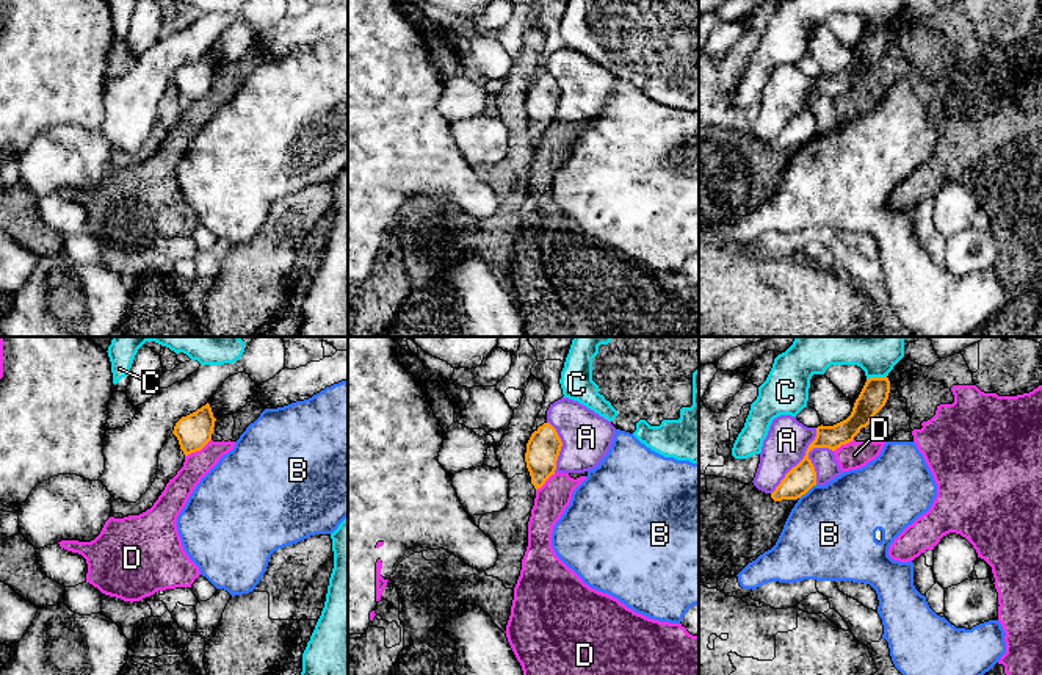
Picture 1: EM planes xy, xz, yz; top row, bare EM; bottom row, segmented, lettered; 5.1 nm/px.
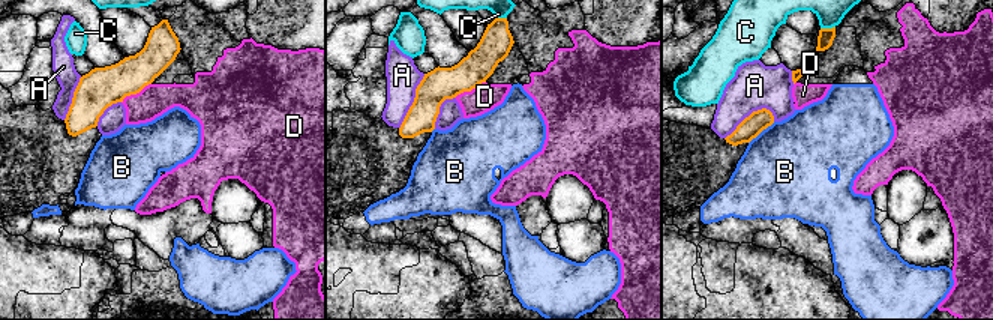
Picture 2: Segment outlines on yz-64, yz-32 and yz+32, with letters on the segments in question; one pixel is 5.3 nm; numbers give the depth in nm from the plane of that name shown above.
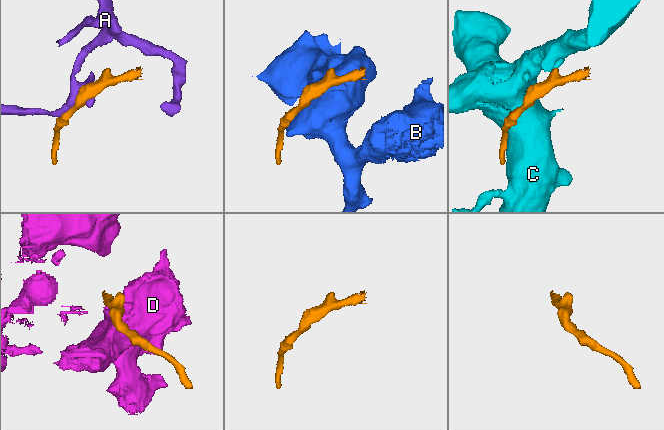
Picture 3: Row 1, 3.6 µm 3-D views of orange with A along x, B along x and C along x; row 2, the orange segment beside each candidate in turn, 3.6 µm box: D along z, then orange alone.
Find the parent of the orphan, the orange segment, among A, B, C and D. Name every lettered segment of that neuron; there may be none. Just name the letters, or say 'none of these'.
D

